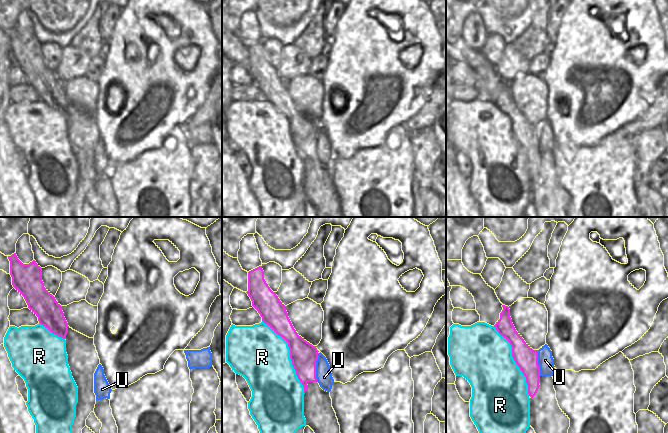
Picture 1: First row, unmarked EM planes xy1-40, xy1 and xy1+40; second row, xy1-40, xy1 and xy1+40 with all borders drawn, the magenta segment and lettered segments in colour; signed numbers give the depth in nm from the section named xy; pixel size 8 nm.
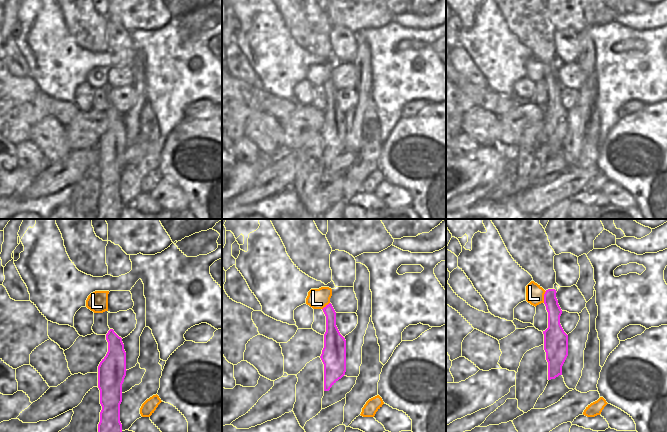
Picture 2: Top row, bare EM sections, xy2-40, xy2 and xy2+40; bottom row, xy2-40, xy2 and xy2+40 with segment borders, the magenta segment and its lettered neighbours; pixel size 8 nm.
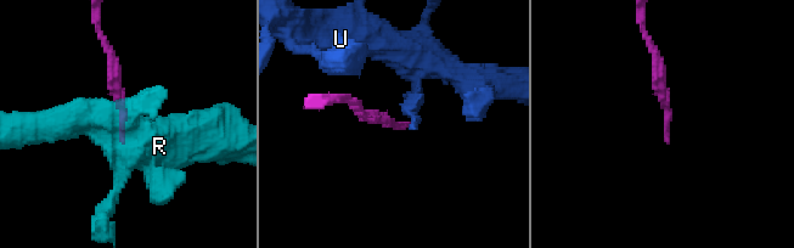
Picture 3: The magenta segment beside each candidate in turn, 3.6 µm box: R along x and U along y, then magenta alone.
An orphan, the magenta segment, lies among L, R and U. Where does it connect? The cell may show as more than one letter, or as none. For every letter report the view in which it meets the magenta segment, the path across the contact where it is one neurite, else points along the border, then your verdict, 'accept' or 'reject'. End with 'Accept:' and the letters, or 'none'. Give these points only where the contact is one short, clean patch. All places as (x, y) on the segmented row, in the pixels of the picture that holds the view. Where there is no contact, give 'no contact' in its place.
L: contact in xy2+40; border xy2+40 (546, 291), (543, 302); reject
R: contact in xy1; reject
U: contact in xy1; border xy1 (319, 353), (316, 359), (316, 381); reject
Accept: none

